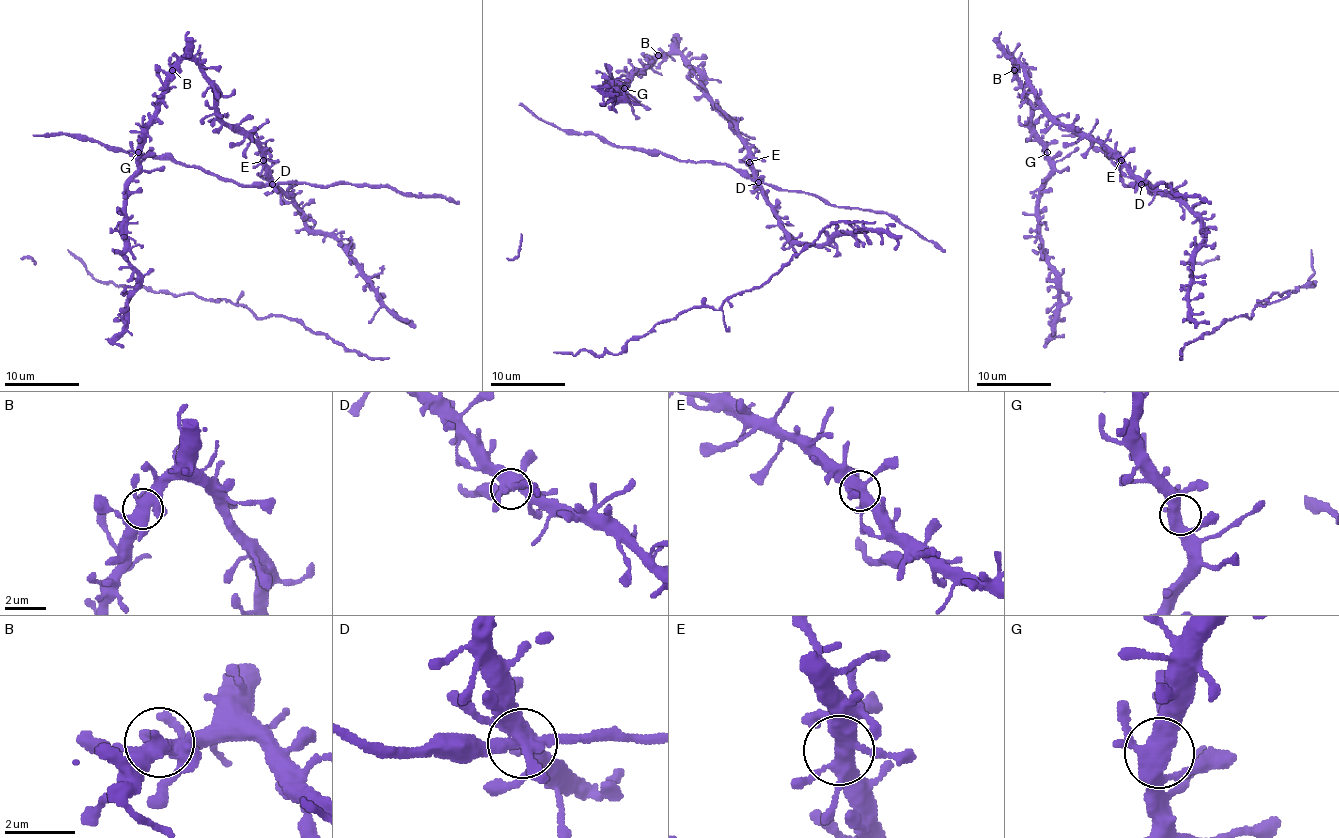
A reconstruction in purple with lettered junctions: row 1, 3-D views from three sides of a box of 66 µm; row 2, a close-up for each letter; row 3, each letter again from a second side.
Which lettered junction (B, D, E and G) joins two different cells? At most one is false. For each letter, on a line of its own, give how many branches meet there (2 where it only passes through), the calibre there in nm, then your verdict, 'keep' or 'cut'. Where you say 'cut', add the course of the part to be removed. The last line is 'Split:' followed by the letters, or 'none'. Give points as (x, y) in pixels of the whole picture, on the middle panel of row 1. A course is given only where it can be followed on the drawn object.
B: 6 | 480 nm | keep
D: 7 | 480 nm | cut | (758, 182), (724, 164), (685, 162), (660, 152), (615, 147), (593, 133), (564, 132), (547, 124), (519, 103)
E: 6 | 440 nm | keep
G: 6 | 460 nm | keep
Split: D

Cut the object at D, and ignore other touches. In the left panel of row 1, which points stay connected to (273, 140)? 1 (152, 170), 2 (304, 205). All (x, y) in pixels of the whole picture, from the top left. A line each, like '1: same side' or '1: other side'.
1: same side
2: same side

